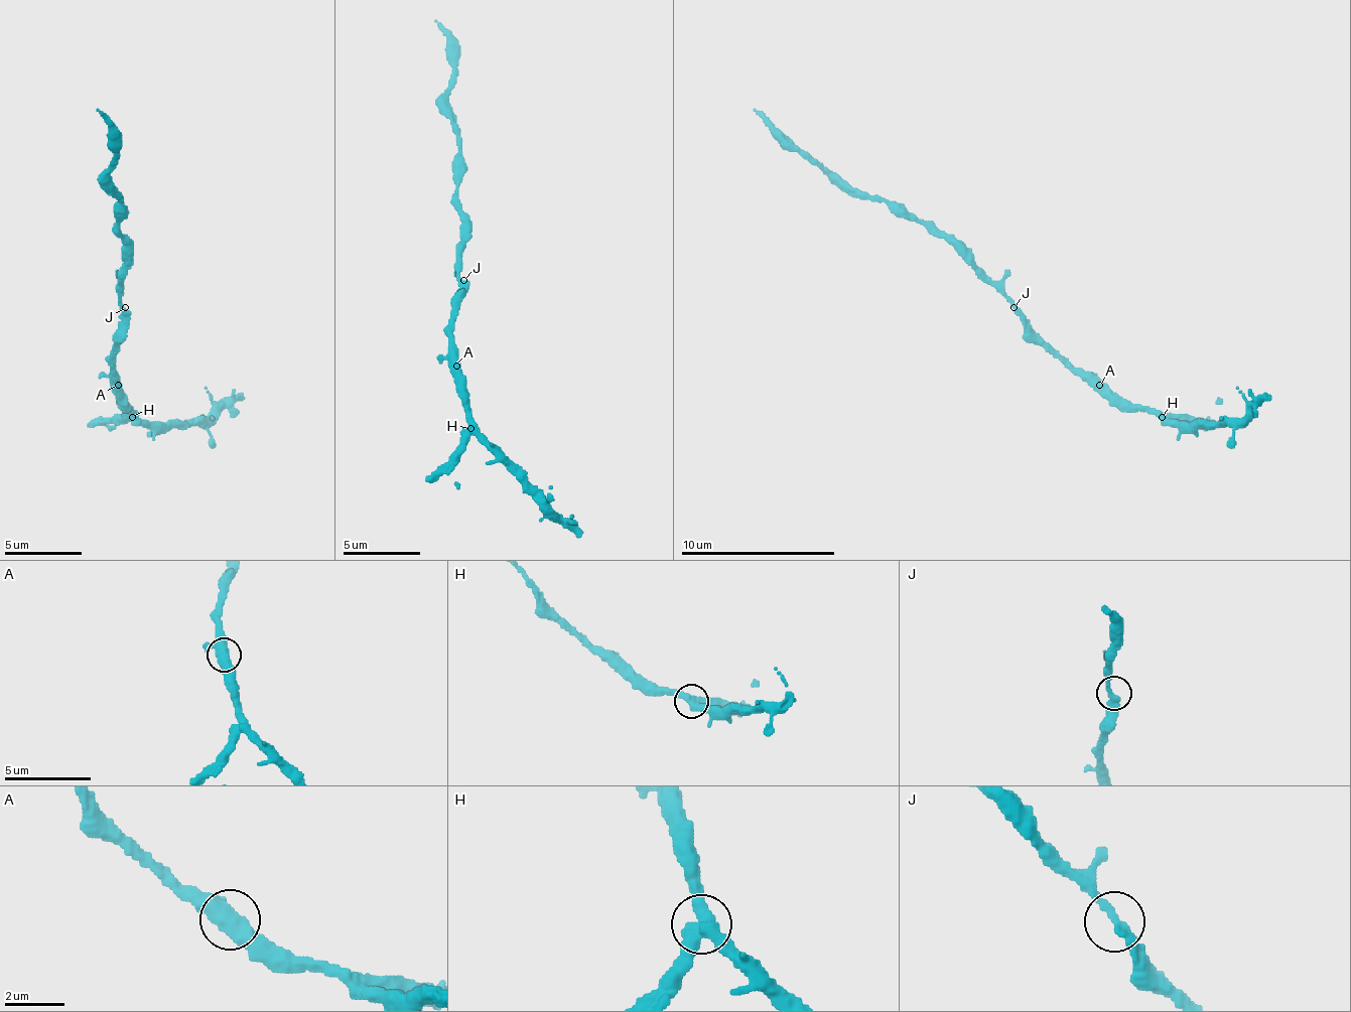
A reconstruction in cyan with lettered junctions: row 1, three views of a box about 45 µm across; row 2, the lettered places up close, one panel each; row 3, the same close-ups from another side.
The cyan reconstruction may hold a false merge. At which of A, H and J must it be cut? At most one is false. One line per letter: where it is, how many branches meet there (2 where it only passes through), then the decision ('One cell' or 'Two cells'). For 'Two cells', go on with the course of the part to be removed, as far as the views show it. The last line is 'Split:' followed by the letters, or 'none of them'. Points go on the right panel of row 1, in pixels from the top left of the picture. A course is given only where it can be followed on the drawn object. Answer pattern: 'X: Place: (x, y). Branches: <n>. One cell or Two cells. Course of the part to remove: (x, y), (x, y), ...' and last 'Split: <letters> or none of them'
A: Place: (1099, 385). Branches: 3. One cell
H: Place: (1162, 417). Branches: 3. Two cells. Course of the part to remove: (1161, 416), (1230, 423), (1265, 396)
J: Place: (1014, 307). Branches: 2. One cell
Split: H

